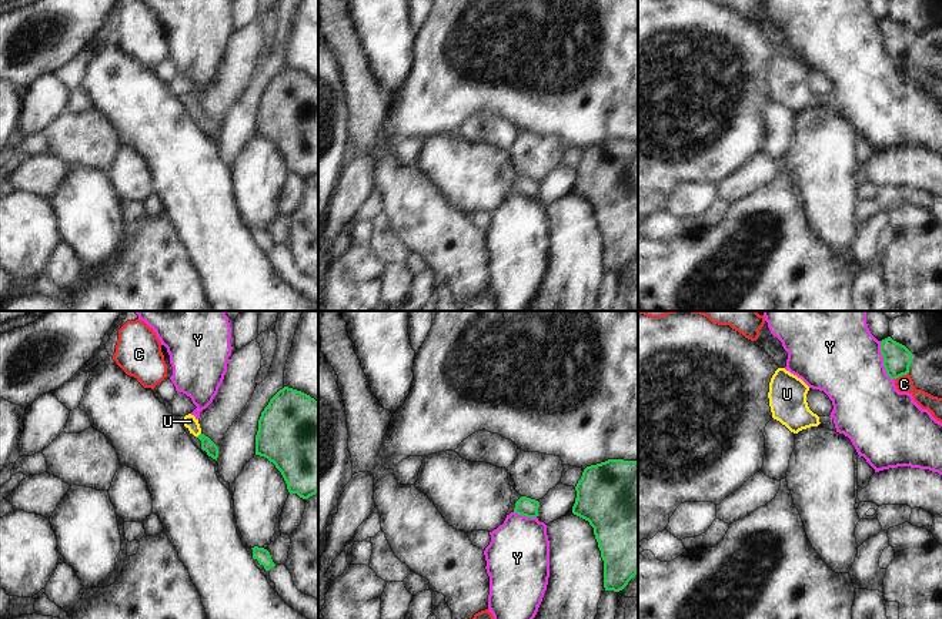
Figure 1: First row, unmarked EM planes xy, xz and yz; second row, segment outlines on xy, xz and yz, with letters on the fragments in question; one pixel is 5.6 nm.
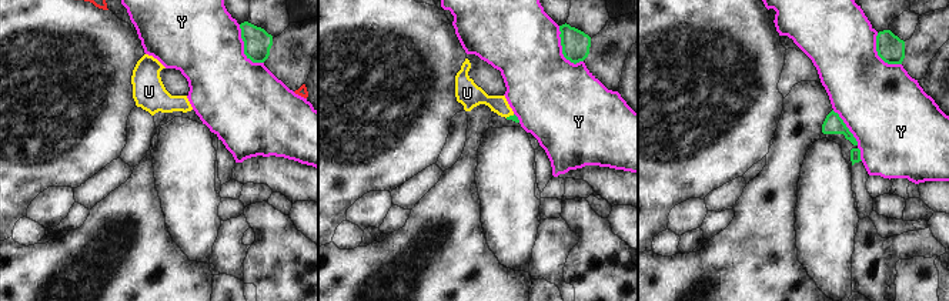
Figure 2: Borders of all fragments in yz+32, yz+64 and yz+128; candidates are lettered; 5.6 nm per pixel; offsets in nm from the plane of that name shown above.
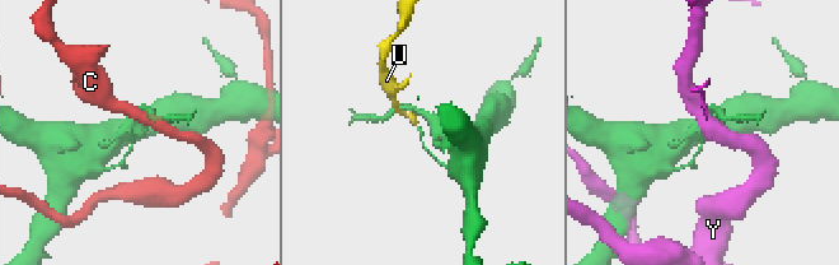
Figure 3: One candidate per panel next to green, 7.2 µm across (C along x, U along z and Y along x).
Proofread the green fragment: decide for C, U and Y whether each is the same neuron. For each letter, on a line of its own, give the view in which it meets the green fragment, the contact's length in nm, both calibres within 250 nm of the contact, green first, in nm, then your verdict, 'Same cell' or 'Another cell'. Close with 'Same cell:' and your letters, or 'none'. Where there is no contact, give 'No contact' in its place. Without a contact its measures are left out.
C: Touches green in yz. Shared border 90 nm. Thickness 160 nm (green) against 100 nm. Another cell
U: Touches green in xy. Shared border 40 nm. Thickness 70 nm (green) against 70 nm. Same cell
Y: Touches green in yz. Shared border 240 nm. Thickness 160 nm (green) against 440 nm. Another cell
Same cell: U

